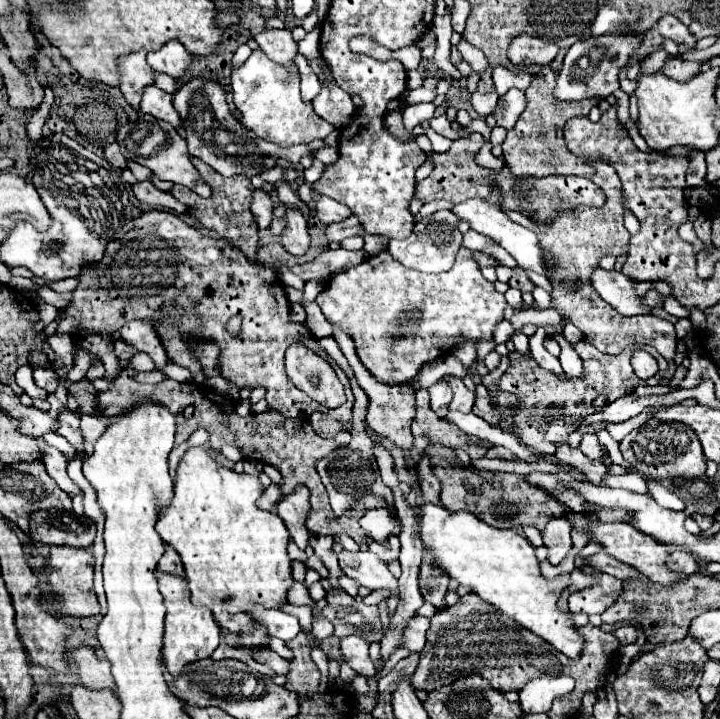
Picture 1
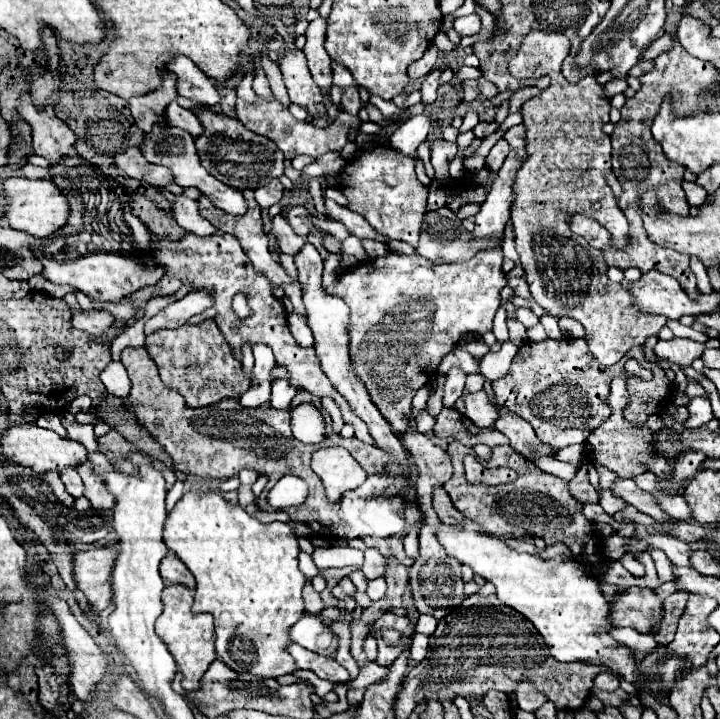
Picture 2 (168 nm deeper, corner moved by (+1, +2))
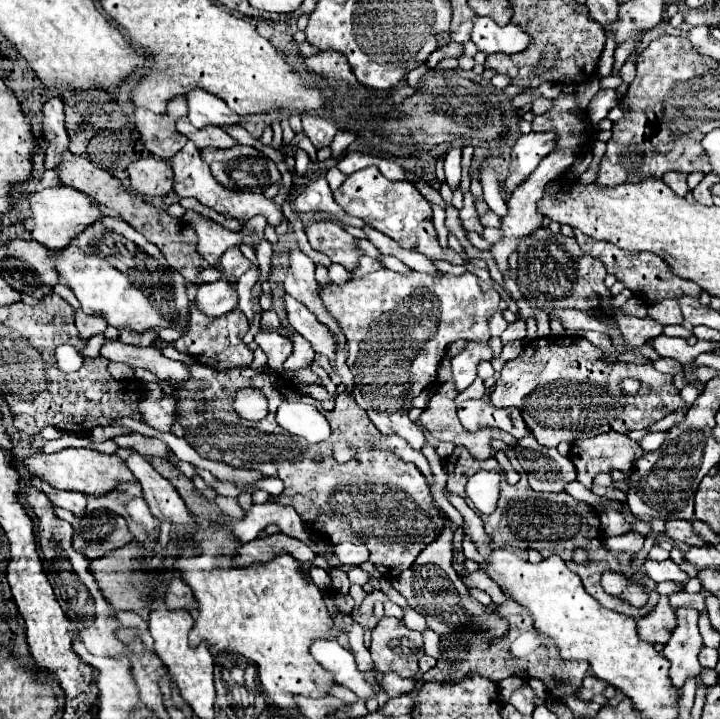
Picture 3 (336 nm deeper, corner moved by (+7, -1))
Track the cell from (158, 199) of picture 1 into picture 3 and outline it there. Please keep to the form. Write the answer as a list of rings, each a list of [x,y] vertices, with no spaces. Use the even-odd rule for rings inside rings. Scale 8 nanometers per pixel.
[[[186,209],[182,215],[184,223],[192,223],[192,229],[198,235],[198,253],[214,267],[218,263],[218,257],[228,249],[228,247],[240,247],[244,233],[242,231],[230,231],[222,227],[220,223],[202,217],[194,209]]]

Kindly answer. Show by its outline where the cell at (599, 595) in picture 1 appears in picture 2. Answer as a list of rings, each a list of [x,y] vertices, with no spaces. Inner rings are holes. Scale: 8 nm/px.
[[[632,586],[628,592],[618,594],[610,618],[616,626],[630,626],[642,634],[652,634],[664,618],[664,600],[652,588]]]

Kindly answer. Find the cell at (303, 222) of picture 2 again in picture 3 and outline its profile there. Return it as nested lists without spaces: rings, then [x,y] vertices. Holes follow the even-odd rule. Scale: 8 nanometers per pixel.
[[[332,221],[310,223],[304,229],[304,233],[312,249],[330,257],[332,263],[340,263],[346,269],[354,269],[358,265],[358,257],[362,255],[362,251],[354,243],[354,237],[348,235],[340,223]]]

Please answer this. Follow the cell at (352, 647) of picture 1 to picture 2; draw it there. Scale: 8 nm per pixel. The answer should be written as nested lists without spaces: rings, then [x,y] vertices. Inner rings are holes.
[[[366,662],[366,666],[360,670],[358,678],[354,682],[350,682],[348,688],[366,688],[370,684],[386,680],[386,676],[388,676],[388,668],[382,668],[376,662]]]

